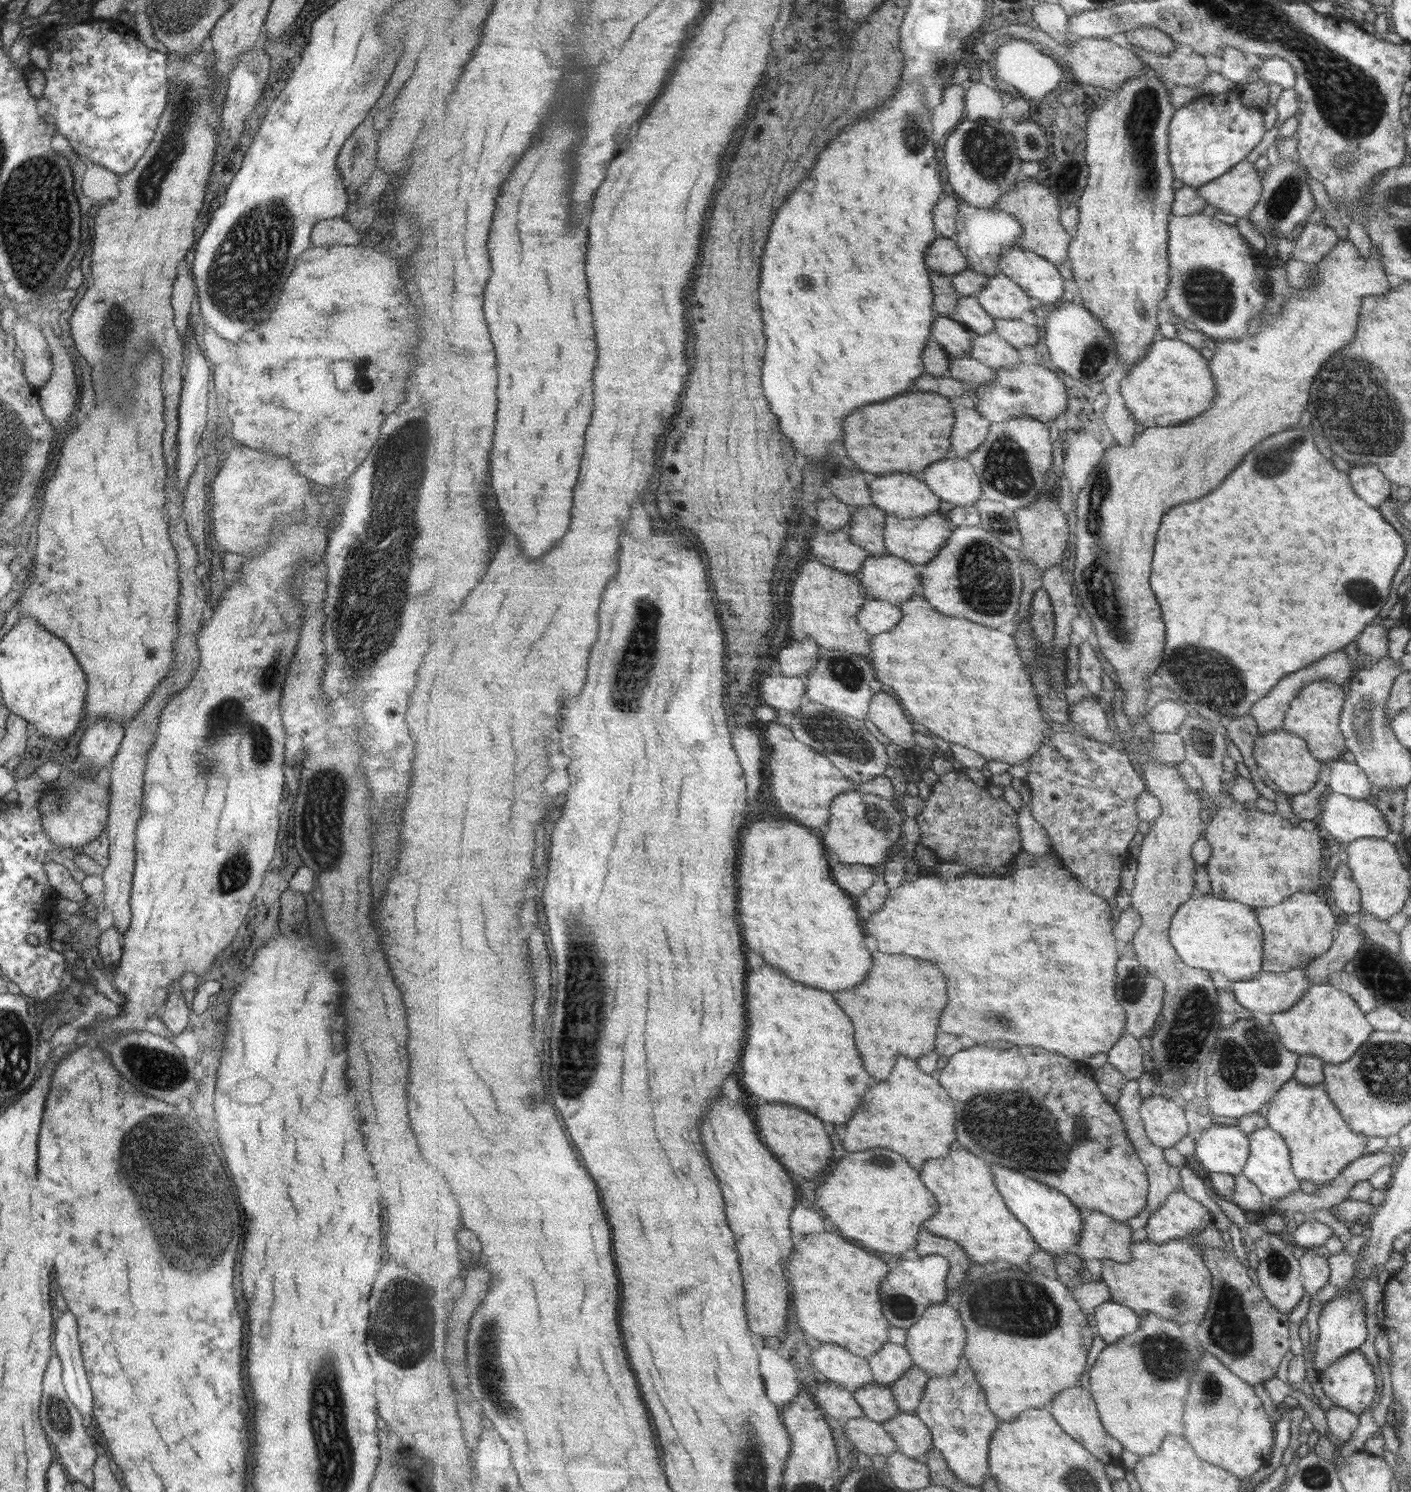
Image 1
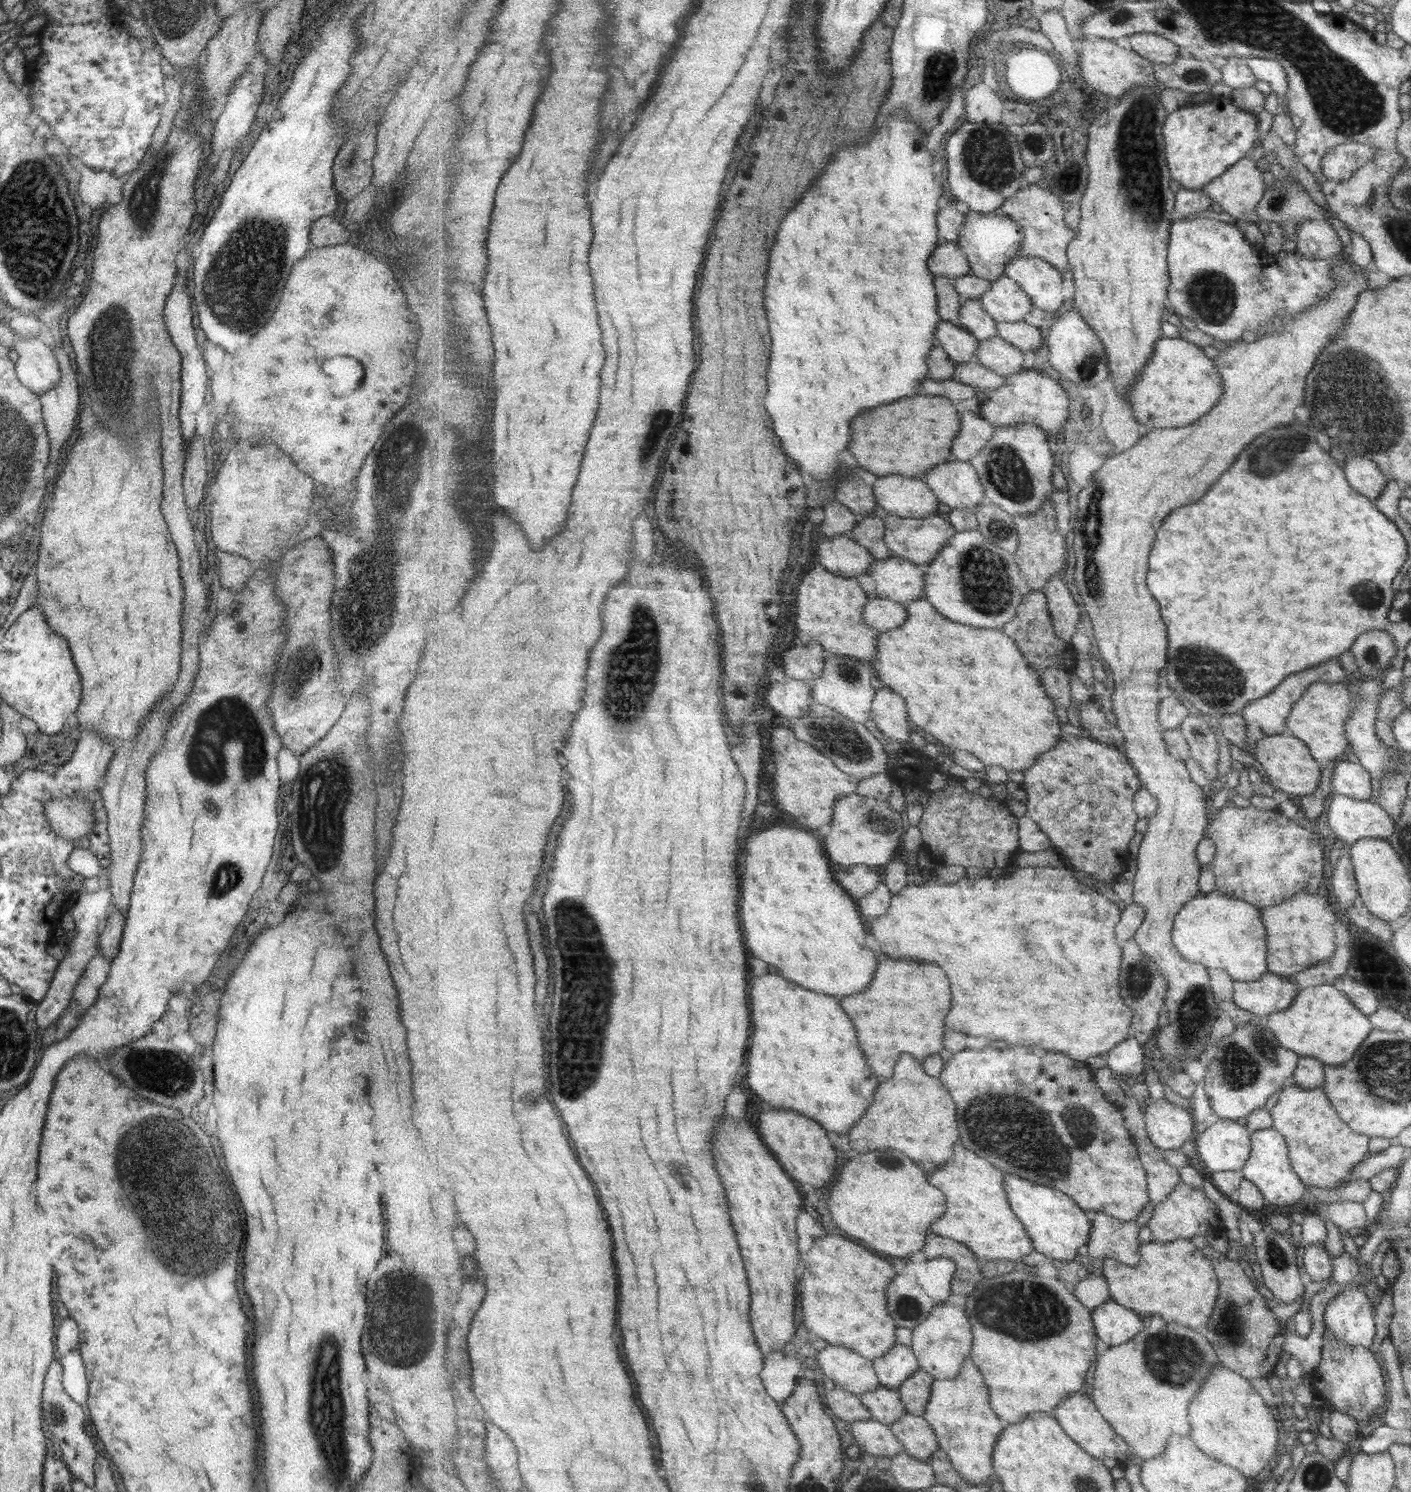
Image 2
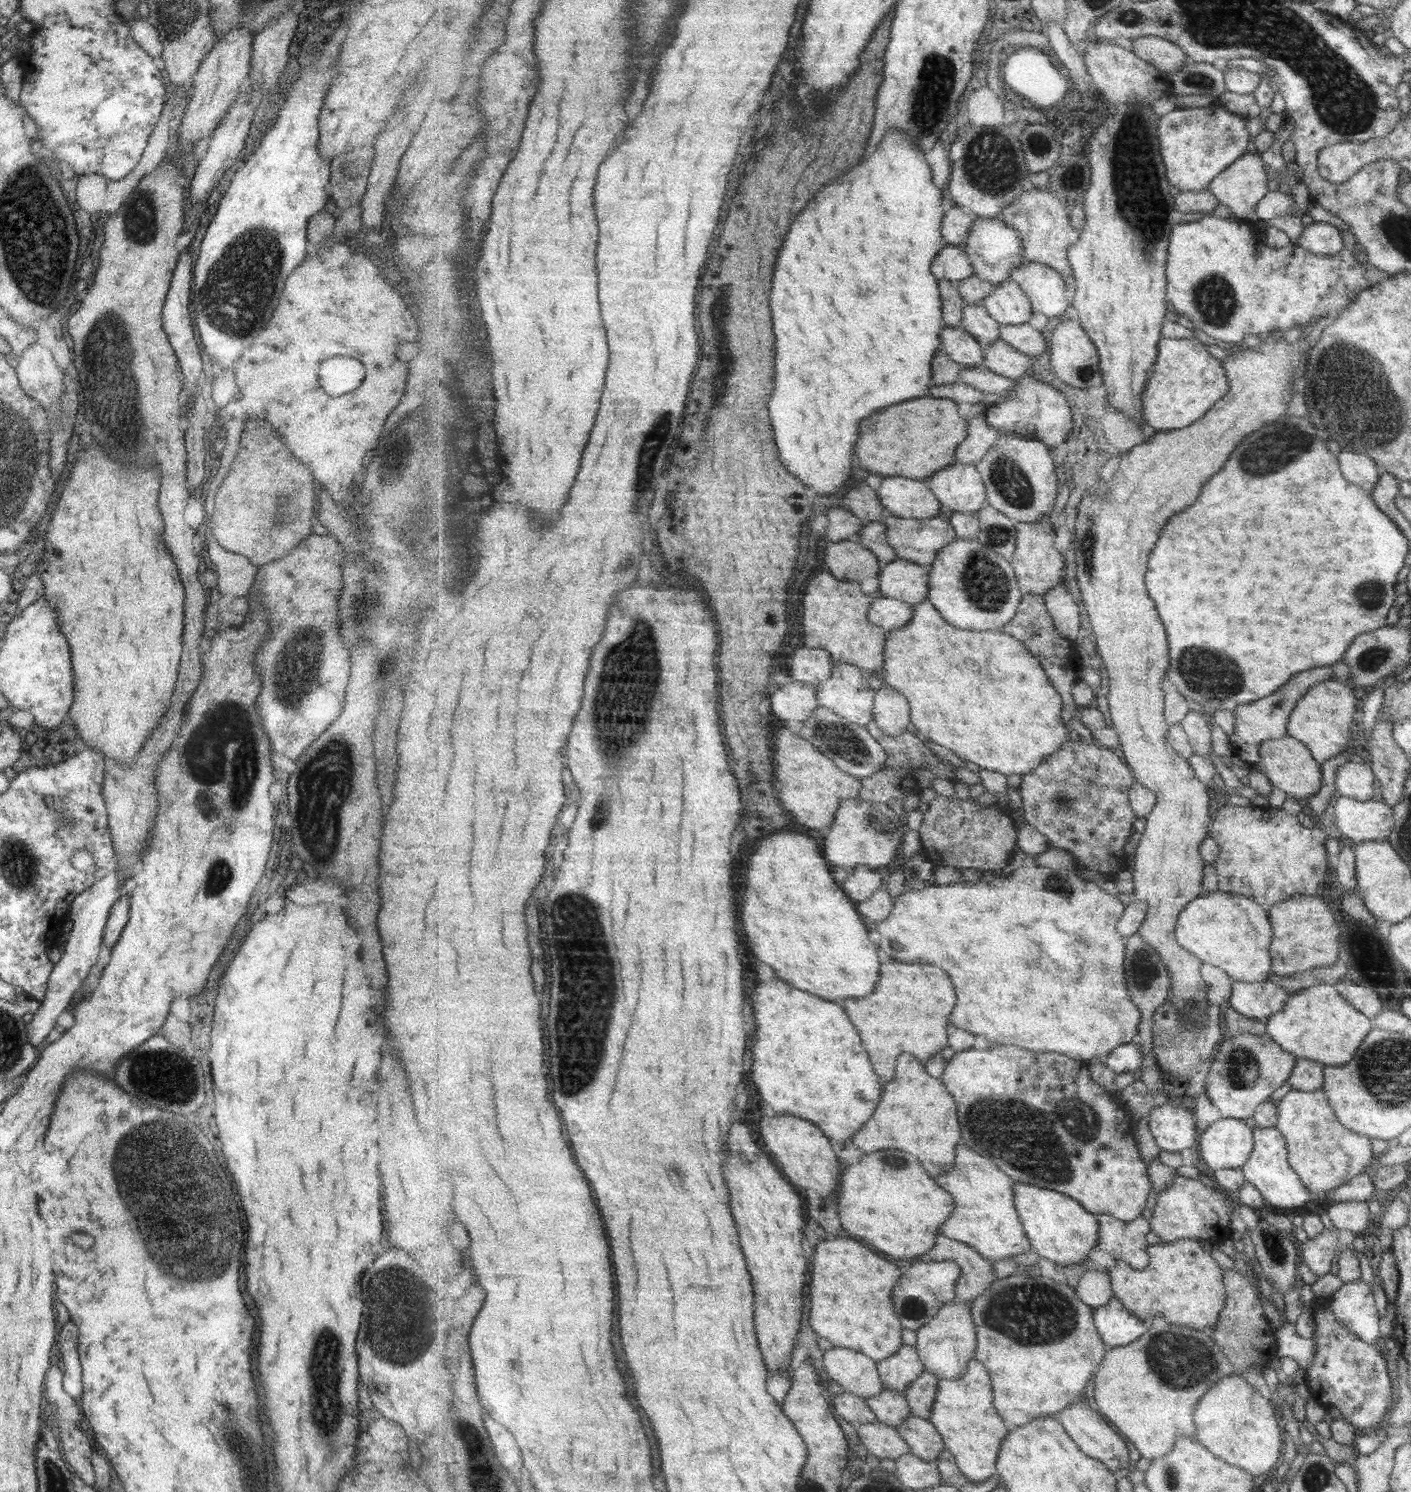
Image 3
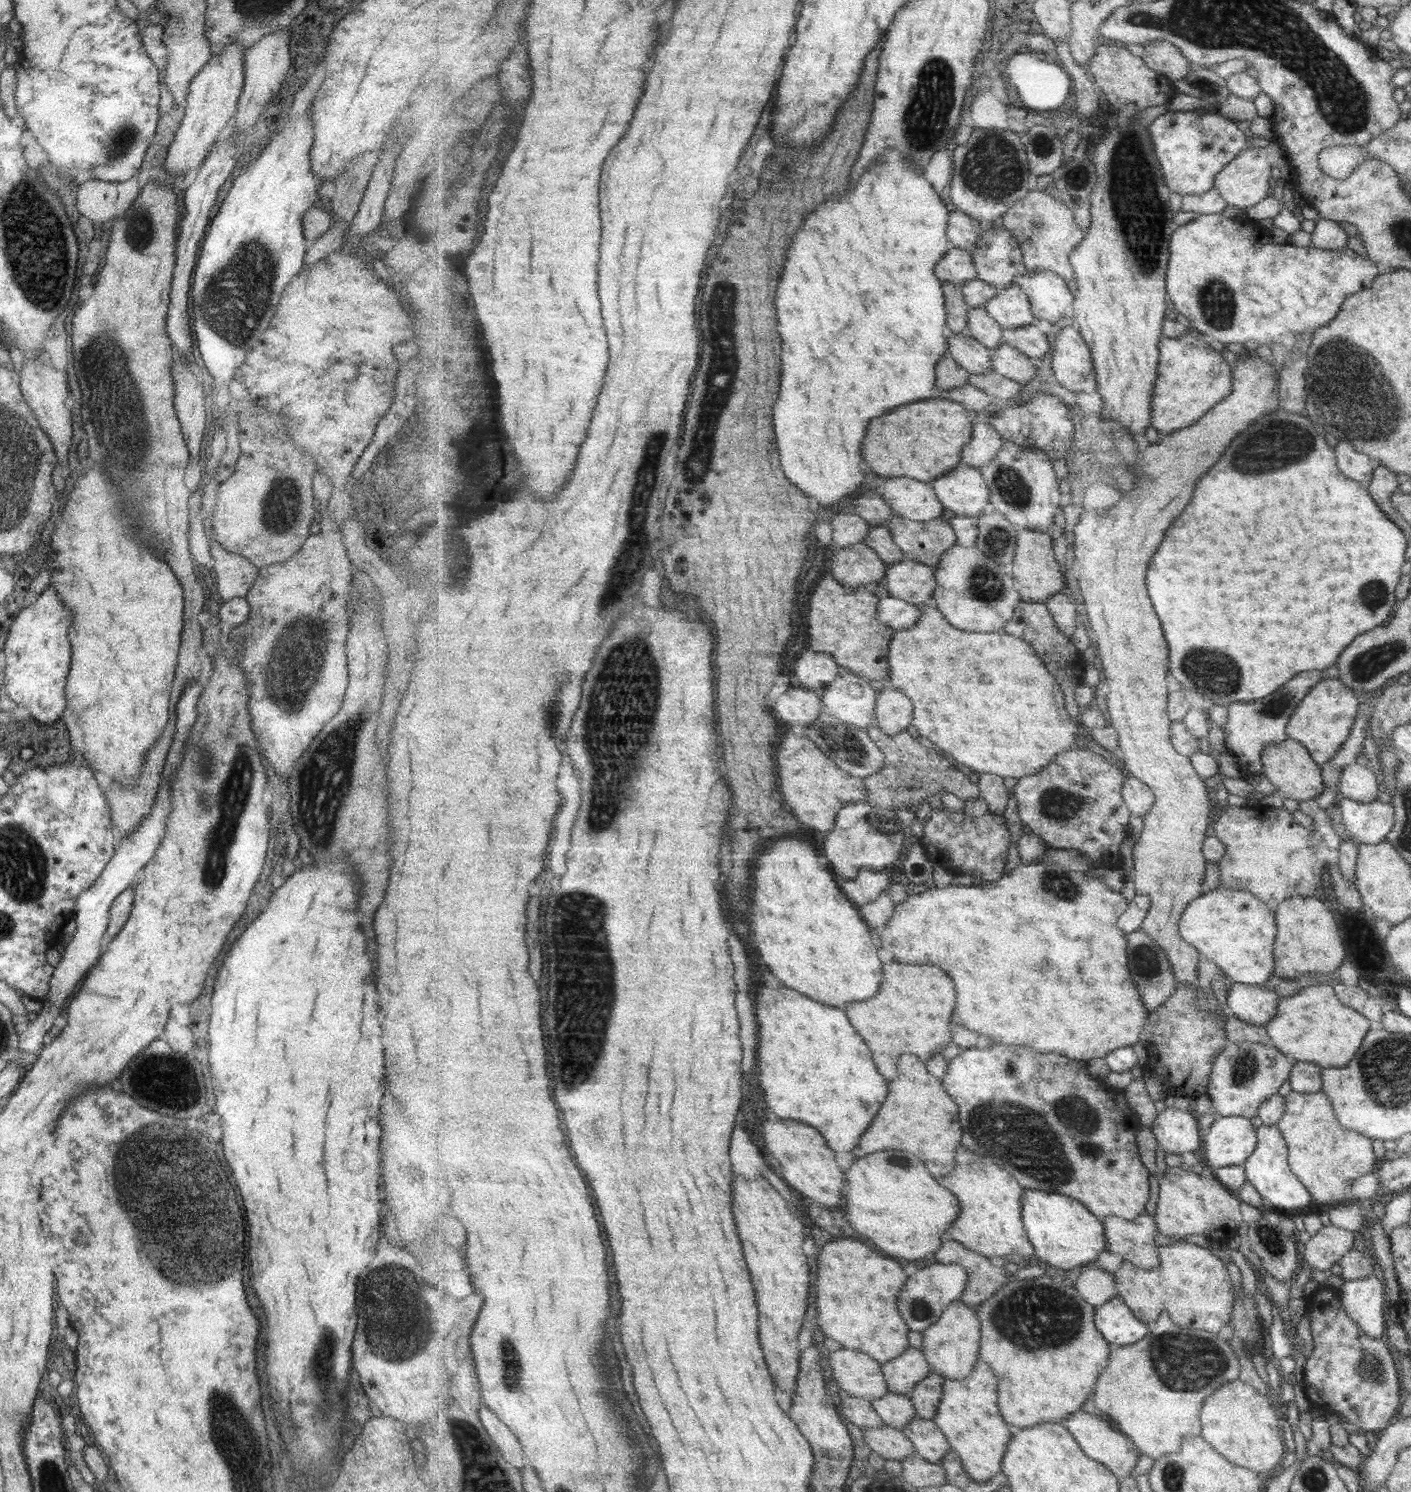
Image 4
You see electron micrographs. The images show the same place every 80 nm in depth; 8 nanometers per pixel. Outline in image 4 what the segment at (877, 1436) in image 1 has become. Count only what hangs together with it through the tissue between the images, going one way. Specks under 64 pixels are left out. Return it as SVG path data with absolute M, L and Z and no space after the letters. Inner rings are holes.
M887 1425L881 1428L865 1428L864 1440L872 1451L886 1459L903 1461L917 1452L902 1429Z

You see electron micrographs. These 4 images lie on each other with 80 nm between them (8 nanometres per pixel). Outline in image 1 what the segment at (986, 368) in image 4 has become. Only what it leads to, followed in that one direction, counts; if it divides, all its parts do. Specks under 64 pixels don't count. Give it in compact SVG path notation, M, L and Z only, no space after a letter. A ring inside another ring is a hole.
M936 315L932 336L950 356L965 358L972 353L972 330L960 321Z

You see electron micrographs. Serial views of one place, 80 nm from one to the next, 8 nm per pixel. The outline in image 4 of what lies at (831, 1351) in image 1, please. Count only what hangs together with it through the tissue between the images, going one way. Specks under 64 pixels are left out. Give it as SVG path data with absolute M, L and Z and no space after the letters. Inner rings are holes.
M841 1347L830 1353L829 1364L845 1395L873 1401L883 1398L890 1391L882 1364L870 1354Z

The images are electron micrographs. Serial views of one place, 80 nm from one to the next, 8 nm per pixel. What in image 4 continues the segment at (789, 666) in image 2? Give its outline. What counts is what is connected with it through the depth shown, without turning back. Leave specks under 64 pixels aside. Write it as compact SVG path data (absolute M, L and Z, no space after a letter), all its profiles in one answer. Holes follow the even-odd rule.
M805 650L795 664L795 676L804 688L821 692L840 677L840 667L831 653Z

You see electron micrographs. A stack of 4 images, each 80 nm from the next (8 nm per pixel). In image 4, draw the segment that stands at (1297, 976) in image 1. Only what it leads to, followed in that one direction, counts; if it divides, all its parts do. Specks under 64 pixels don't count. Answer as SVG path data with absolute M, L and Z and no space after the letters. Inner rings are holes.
M1231 983L1226 1004L1231 1014L1249 1024L1264 1026L1276 1016L1279 994L1264 985Z

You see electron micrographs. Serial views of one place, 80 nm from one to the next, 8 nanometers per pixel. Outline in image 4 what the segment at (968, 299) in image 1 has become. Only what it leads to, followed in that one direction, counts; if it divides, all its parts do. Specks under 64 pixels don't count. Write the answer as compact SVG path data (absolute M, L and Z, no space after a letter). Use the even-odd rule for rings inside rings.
M986 307L970 308L968 333L982 342L988 349L999 348L1004 342L1004 330L1000 323L988 313Z

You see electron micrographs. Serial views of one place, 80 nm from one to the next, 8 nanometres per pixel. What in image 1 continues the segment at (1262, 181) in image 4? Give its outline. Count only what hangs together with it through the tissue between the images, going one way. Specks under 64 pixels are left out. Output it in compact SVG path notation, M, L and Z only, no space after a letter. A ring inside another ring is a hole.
M1249 162L1233 165L1223 177L1198 190L1208 204L1219 212L1245 218L1260 200L1261 186Z

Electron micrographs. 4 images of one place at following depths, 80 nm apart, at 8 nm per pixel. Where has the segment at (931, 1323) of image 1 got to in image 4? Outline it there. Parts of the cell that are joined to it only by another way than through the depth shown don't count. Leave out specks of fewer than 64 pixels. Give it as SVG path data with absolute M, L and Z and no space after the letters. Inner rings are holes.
M955 1300L945 1309L942 1317L933 1326L922 1332L922 1351L932 1371L946 1379L965 1380L974 1371L980 1361L982 1324L975 1308L967 1306L961 1300Z

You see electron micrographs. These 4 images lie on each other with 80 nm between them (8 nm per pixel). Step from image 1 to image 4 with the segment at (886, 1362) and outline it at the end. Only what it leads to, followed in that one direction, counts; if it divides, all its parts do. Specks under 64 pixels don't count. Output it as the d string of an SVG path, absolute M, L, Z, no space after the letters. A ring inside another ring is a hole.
M909 1347L900 1357L883 1364L882 1370L891 1391L910 1396L915 1390L917 1383L929 1376L932 1368L929 1362L925 1360L922 1349L918 1350L917 1348Z

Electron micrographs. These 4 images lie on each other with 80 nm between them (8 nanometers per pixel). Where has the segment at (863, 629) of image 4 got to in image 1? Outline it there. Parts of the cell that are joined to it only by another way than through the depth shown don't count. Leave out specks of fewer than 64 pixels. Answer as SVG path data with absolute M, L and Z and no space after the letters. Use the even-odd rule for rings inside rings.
M810 556L799 569L791 587L789 601L793 610L791 640L795 638L797 641L805 641L805 638L810 637L821 647L829 650L870 656L871 637L861 628L857 620L861 608L868 599L868 595L863 591L860 575L837 570Z

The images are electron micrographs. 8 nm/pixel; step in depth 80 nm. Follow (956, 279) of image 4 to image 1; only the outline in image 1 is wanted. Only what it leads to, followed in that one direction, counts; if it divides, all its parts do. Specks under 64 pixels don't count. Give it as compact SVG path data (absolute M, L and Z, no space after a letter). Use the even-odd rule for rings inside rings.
M938 237L929 245L925 260L930 271L957 275L969 269L968 258L961 252L955 238Z

